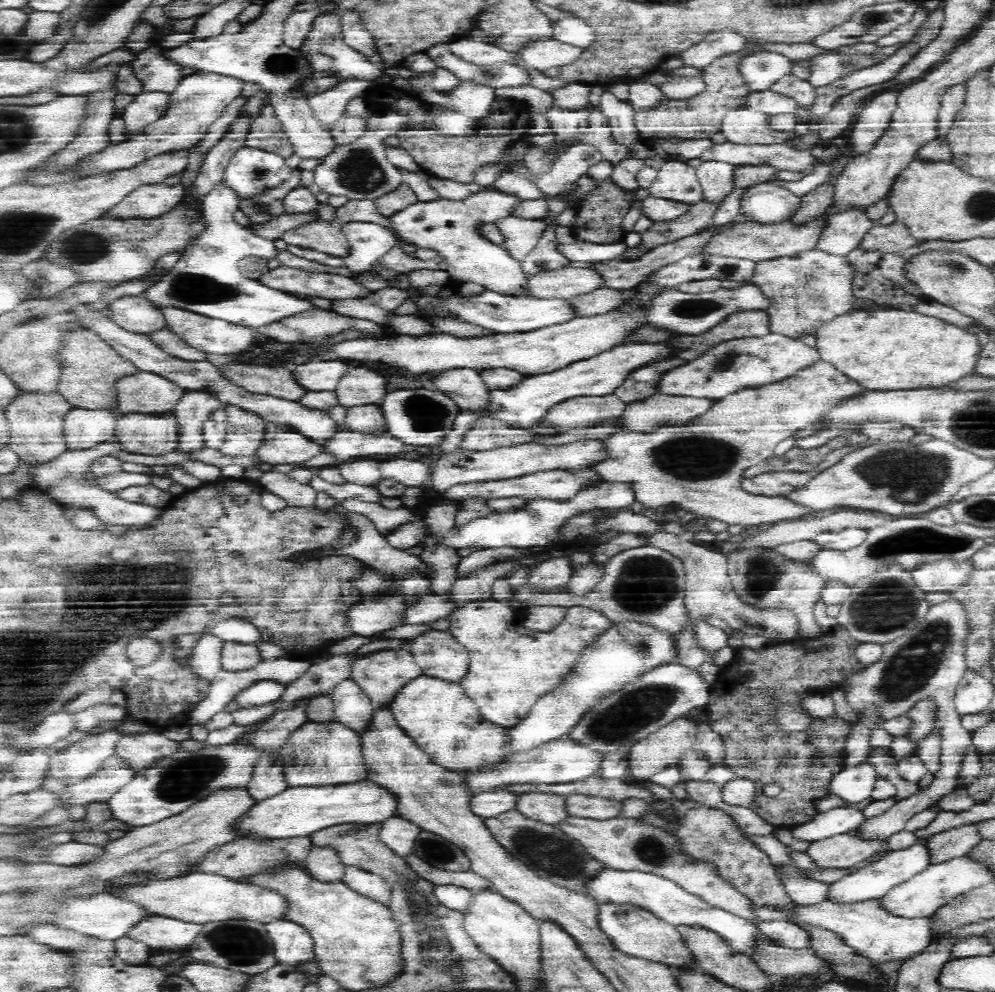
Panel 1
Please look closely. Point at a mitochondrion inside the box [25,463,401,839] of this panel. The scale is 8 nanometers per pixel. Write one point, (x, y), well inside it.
(132, 580)

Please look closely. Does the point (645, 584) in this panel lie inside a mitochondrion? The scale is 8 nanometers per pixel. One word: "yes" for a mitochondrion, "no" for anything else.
yes

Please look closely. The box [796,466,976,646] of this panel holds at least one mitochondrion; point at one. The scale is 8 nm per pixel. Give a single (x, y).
(886, 605)

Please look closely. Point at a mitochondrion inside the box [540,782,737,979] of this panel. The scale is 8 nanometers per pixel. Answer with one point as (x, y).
(653, 851)

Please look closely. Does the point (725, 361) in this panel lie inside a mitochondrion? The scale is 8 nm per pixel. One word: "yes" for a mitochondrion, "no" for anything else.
yes

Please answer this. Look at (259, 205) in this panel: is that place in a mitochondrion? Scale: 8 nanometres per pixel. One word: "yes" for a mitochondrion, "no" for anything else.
yes

